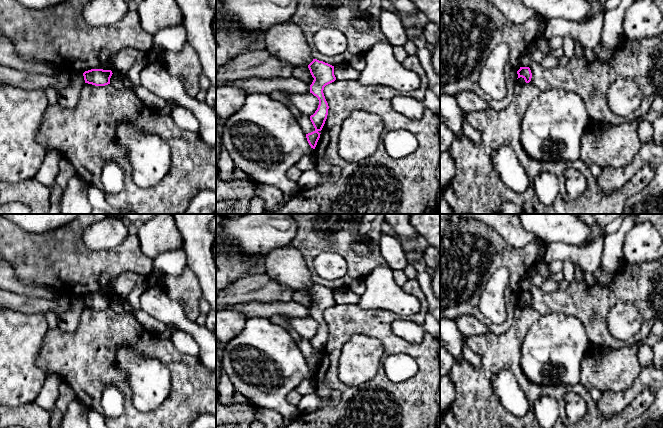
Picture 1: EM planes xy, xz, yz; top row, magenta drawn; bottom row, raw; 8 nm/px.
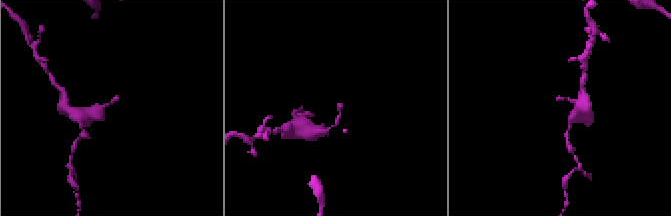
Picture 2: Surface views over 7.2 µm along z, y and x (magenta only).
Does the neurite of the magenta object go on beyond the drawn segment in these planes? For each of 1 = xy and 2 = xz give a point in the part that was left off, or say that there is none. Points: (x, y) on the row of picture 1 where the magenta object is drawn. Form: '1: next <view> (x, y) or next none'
1: next none
2: next none

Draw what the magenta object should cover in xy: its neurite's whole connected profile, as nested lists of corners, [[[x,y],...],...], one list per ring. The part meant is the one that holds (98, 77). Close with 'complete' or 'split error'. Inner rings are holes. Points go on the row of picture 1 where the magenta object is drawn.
[[[91,69],[83,73],[85,83],[95,86],[105,86],[110,84],[112,76],[111,70]]]; complete

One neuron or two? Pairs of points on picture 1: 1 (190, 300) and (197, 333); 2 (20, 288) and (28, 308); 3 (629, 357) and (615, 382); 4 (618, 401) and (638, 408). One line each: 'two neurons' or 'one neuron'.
1: two neurons
2: two neurons
3: one neuron
4: two neurons

